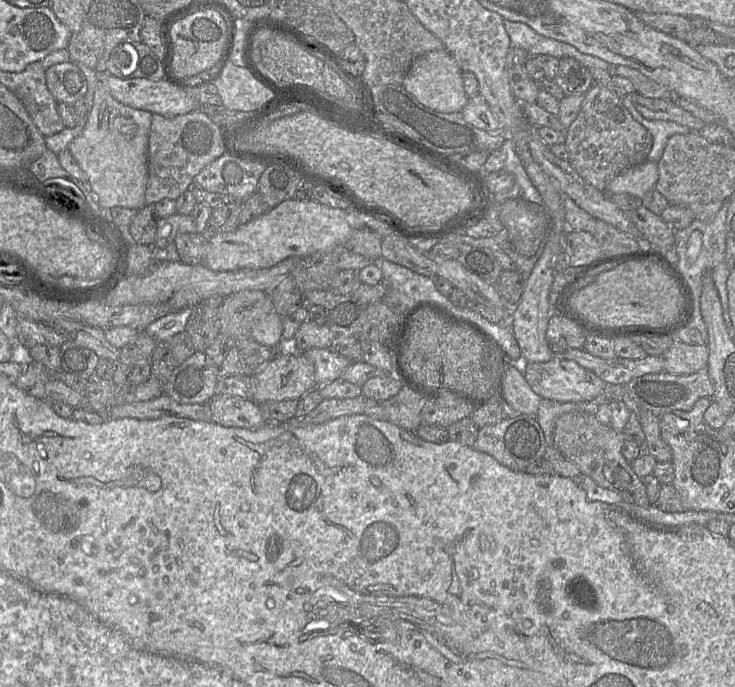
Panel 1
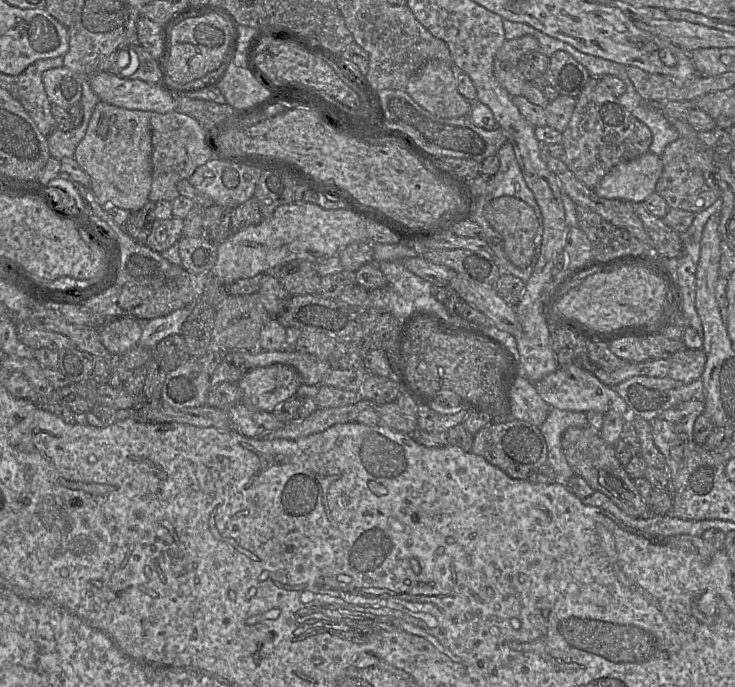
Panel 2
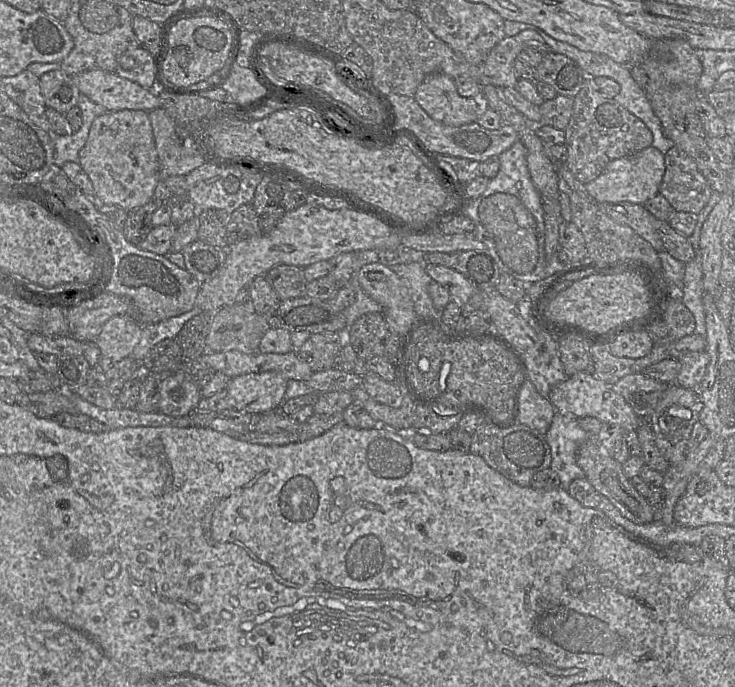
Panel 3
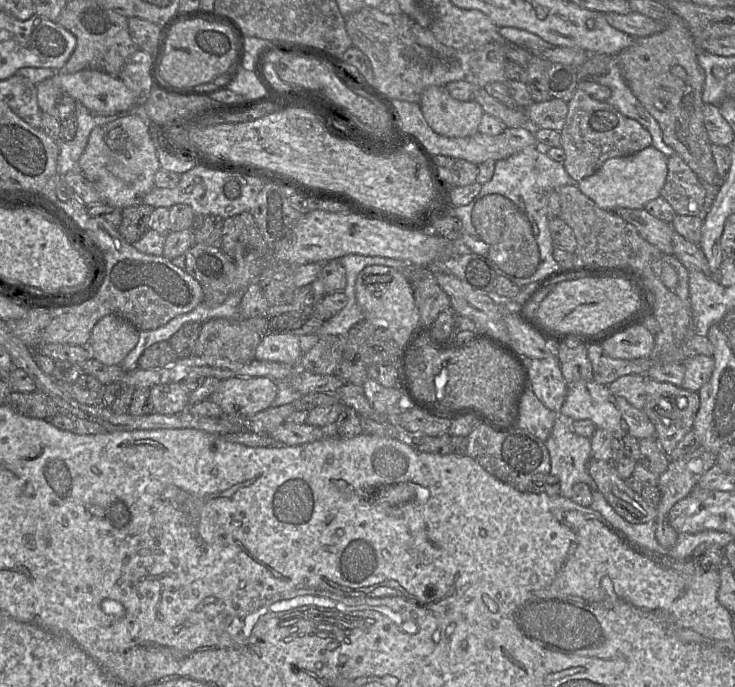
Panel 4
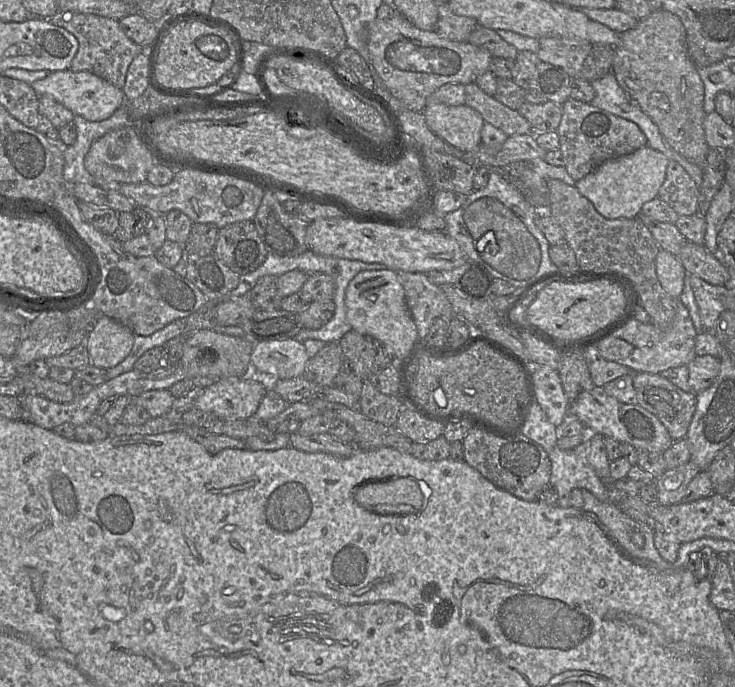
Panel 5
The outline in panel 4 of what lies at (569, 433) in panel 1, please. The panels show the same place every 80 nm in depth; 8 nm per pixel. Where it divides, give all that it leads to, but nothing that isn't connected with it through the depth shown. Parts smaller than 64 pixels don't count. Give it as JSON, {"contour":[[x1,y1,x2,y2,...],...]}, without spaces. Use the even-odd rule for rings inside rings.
{"contour":[[591,458,588,472,599,491,612,508,631,524,656,522,657,508,630,489,618,475,614,463]]}

